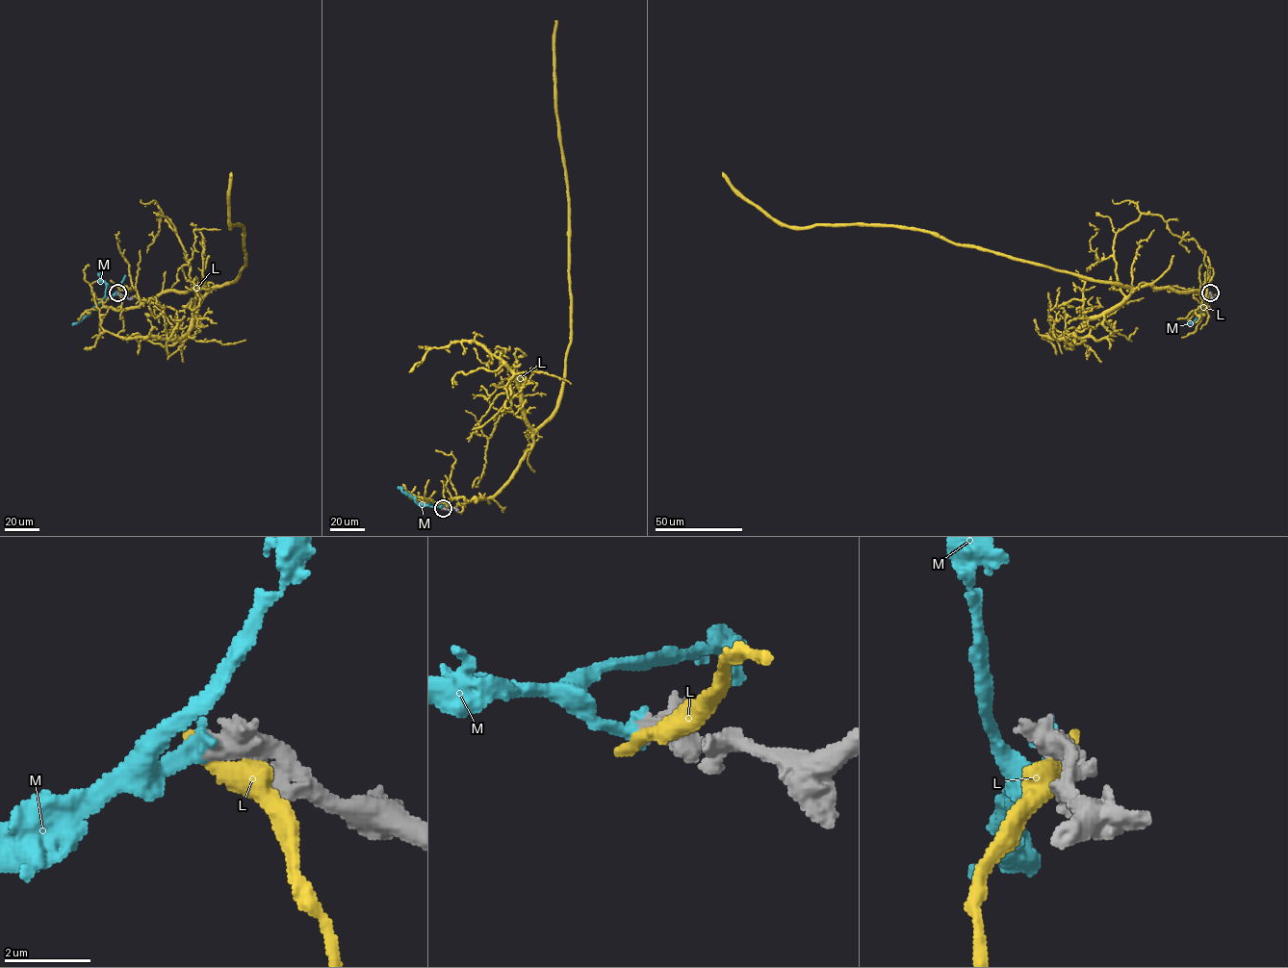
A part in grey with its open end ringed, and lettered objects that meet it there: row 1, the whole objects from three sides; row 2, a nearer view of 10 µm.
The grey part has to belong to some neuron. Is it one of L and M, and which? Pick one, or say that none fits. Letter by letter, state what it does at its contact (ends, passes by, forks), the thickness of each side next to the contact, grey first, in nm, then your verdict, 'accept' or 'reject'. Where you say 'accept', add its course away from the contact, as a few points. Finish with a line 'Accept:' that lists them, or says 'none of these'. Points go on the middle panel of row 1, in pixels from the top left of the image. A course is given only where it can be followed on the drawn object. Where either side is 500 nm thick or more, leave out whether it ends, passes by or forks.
L: 500 nm thick on the grey side, 600 nm on the other; reject
M: it ends there; 440 nm thick on the grey side, 420 nm on the other; accept; it runs (443, 508), (419, 505), (399, 486)
Accept: M

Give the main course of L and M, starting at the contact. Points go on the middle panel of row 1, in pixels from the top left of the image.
L: (443, 508), (454, 498), (494, 495), (530, 447), (562, 387), (571, 294), (568, 199), (555, 107), (556, 21)
M: (443, 508), (419, 505), (399, 486)

